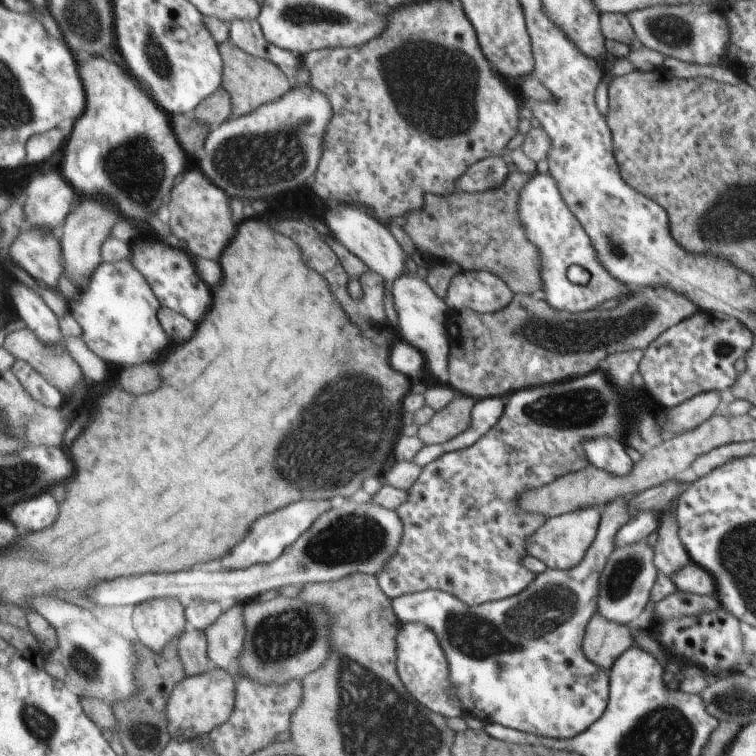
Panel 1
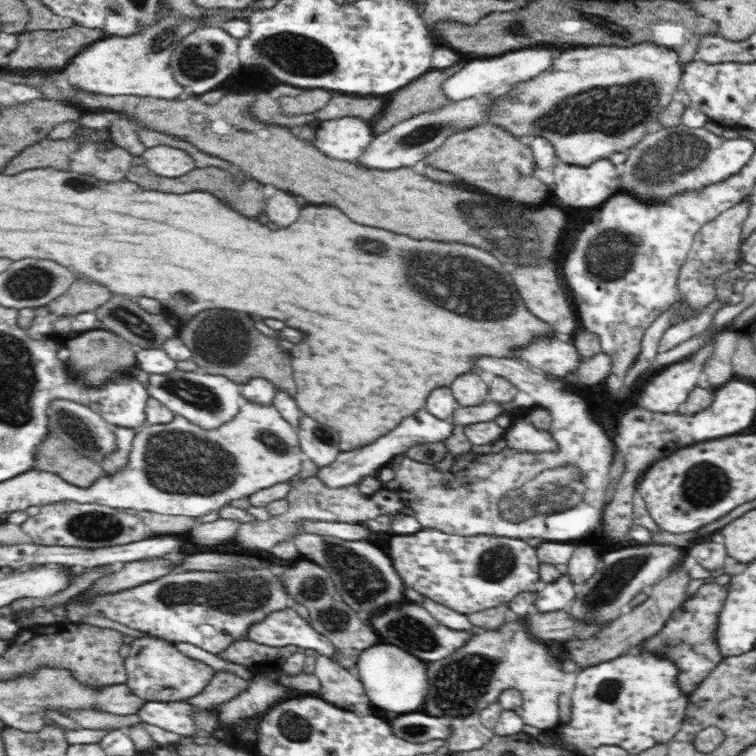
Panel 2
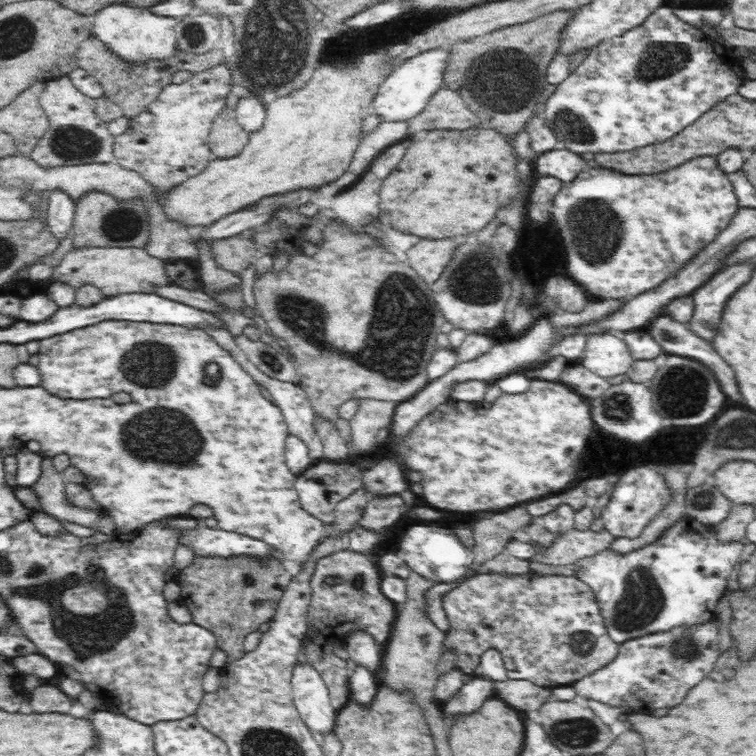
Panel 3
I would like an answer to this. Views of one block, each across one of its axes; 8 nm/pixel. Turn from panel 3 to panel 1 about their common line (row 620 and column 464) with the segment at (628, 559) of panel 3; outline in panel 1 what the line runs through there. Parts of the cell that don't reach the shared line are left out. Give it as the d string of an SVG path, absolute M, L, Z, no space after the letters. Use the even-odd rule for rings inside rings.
M618 497L608 501L602 514L602 523L598 528L598 536L595 537L594 544L587 550L586 556L578 565L572 569L554 569L548 568L536 576L535 580L523 590L522 593L511 596L507 599L485 602L482 606L468 606L456 595L441 591L440 589L428 589L415 593L406 593L399 597L391 599L391 606L394 608L395 615L403 623L424 623L430 627L444 646L445 653L448 654L449 669L451 670L451 682L453 684L453 693L462 700L466 714L479 718L484 723L498 723L505 727L524 731L533 735L550 737L553 739L569 739L577 734L583 733L590 729L594 722L603 716L609 699L609 675L600 668L596 663L587 657L583 650L583 642L586 640L586 628L591 622L591 618L598 612L599 590L601 574L606 568L610 555L616 547L617 533L628 521L635 515L629 507L626 497Z

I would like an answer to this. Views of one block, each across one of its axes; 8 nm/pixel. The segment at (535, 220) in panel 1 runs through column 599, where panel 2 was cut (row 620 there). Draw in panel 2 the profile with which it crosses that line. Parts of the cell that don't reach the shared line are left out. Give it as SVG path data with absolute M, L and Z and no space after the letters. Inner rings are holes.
M293 607L278 609L268 613L262 620L250 624L247 638L271 647L294 645L304 649L312 648L318 655L334 658L331 640L314 630L308 620L301 618Z

